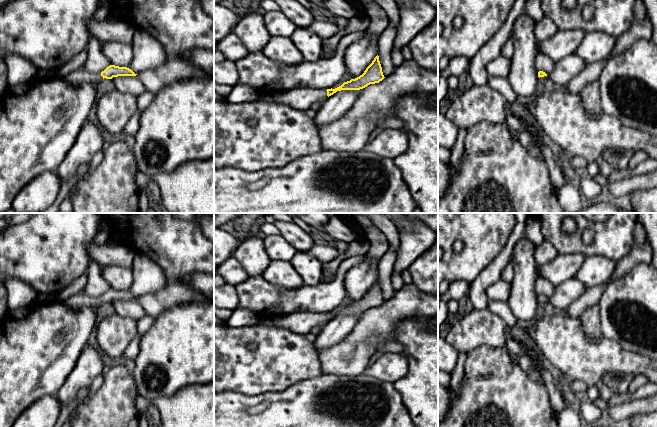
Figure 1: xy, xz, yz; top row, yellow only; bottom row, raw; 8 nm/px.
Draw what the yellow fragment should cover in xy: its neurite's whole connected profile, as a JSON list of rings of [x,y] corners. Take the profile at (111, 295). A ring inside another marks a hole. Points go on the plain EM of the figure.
[[[110,289],[101,297],[90,297],[84,293],[84,290],[81,290],[70,296],[58,296],[56,299],[60,300],[70,308],[77,310],[83,307],[99,307],[104,302],[112,303],[113,301],[136,300],[137,298],[127,291]]]

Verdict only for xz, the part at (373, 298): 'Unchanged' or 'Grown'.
Grown

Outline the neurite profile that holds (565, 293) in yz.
[[[573,277],[556,286],[553,295],[547,299],[547,303],[553,305],[556,311],[567,309],[586,289],[582,282]]]

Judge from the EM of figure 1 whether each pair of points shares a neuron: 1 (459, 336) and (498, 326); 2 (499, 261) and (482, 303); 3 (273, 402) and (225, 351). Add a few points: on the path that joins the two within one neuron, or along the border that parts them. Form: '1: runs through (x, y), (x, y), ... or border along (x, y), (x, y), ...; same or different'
1: runs through (469, 332), (475, 328), (488, 328); same
2: runs through (492, 271), (481, 282), (481, 293); same
3: border along (288, 387), (254, 395), (241, 393); different

